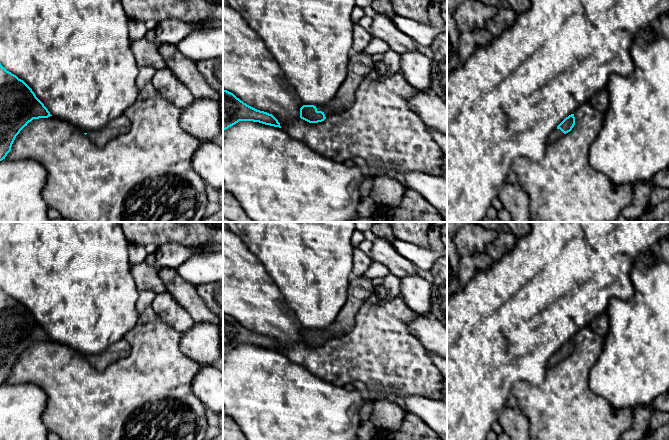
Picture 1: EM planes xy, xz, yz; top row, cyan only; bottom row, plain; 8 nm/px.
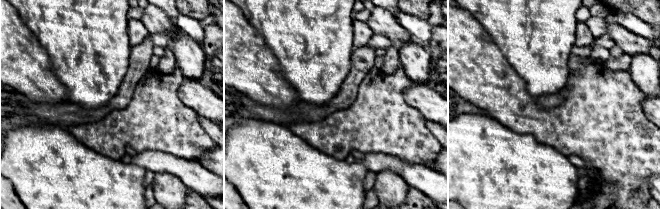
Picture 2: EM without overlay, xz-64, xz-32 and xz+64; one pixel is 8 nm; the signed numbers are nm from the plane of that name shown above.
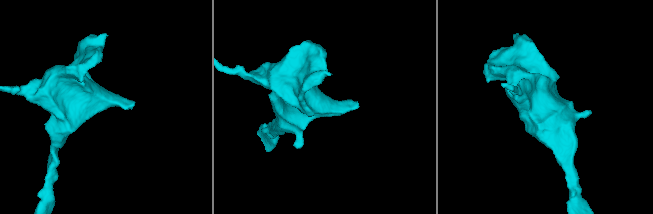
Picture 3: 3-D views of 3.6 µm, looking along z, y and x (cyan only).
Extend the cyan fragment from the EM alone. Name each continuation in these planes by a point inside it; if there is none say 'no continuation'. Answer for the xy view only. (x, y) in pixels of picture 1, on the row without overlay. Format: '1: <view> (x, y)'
no continuation

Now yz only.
1: yz (557, 357)

